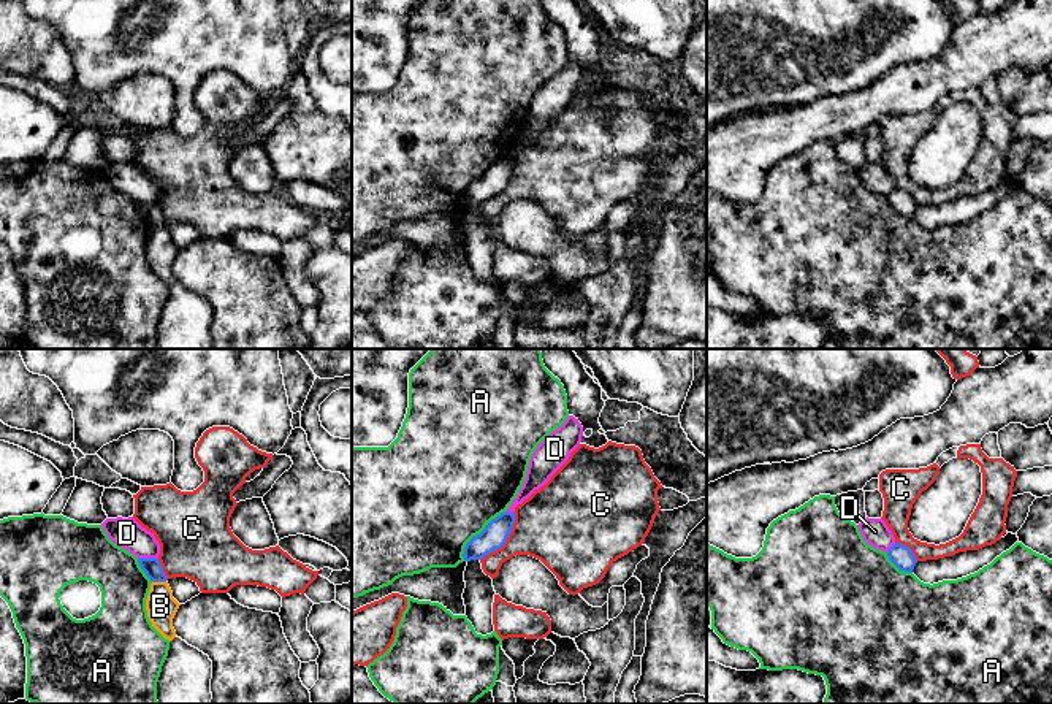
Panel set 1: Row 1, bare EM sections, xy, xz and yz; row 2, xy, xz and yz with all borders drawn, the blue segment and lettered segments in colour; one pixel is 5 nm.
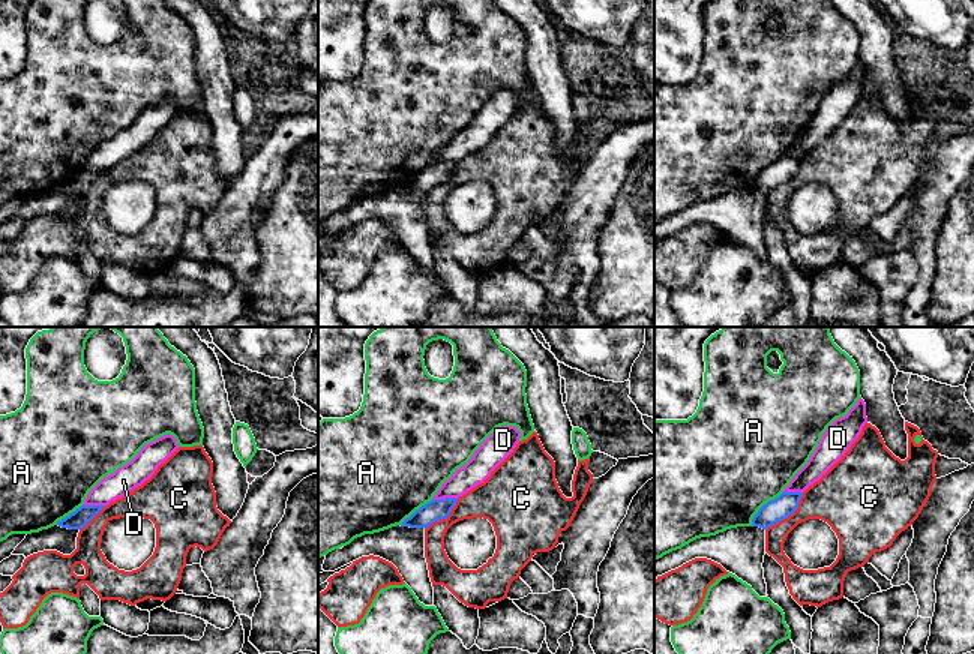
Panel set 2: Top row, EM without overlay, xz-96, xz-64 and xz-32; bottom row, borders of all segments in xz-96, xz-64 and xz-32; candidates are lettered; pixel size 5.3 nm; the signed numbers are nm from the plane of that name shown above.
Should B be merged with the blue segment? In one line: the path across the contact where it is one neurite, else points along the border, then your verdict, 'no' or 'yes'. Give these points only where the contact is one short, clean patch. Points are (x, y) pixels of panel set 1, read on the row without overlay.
across xy (152, 213), (159, 225), (160, 251) | yes

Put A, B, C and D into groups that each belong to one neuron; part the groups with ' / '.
A / B / C / D

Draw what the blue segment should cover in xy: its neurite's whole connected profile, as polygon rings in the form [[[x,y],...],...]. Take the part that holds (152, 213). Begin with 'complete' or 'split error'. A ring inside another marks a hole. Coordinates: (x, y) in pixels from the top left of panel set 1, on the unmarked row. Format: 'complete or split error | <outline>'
split error | [[[138,203],[138,208],[152,227],[146,244],[147,262],[165,284],[173,285],[176,282],[173,263],[181,249],[173,243],[158,203]]]

